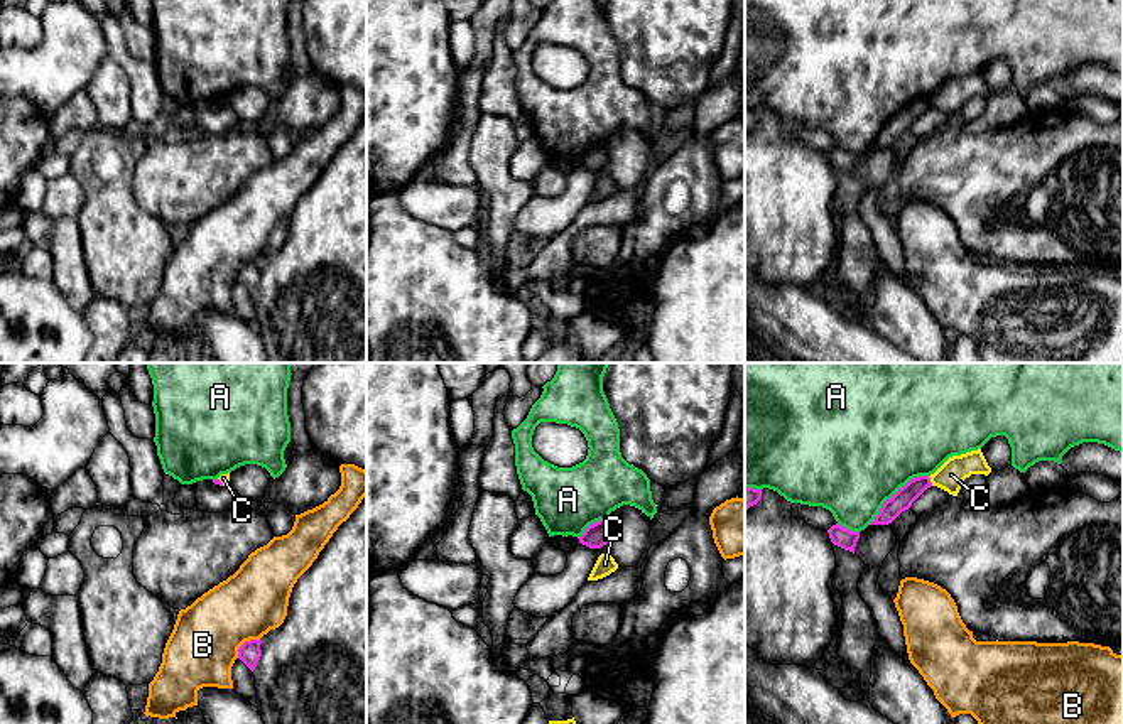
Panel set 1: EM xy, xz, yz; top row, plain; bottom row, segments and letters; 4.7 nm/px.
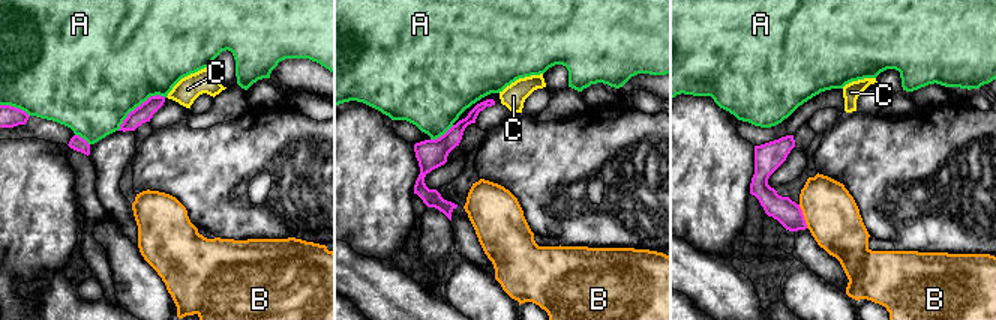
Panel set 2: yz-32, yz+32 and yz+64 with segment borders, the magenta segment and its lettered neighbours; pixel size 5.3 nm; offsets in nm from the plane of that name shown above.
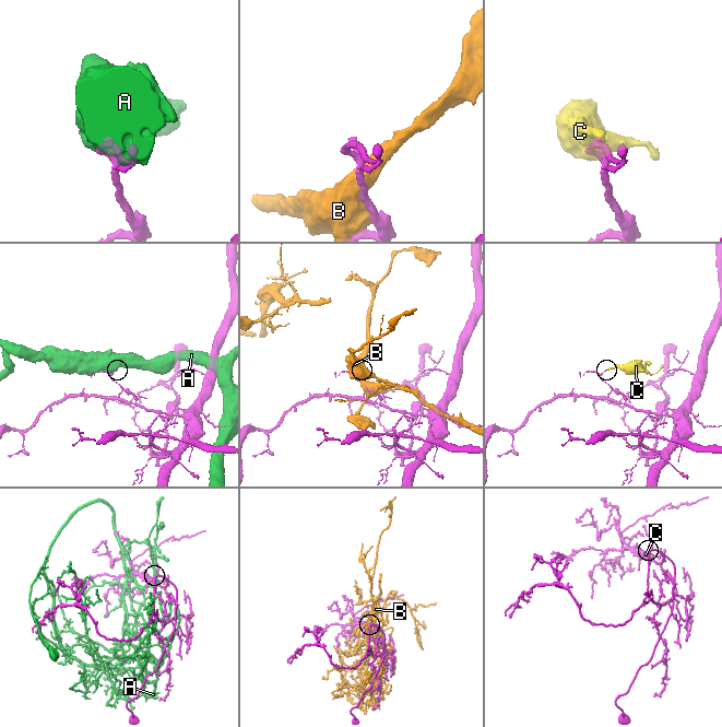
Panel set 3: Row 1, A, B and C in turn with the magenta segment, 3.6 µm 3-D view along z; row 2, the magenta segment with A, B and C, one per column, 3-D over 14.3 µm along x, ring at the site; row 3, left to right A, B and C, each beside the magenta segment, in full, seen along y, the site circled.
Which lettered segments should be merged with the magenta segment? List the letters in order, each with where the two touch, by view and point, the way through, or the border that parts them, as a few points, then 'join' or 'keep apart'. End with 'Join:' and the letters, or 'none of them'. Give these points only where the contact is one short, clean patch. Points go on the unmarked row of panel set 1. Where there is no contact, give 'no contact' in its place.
A: yz (897, 113) | keep apart
B: xy (244, 265) | keep apart
C: yz (929, 103) | along yz (927, 98), (933, 107) | keep apart
Join: none of them

